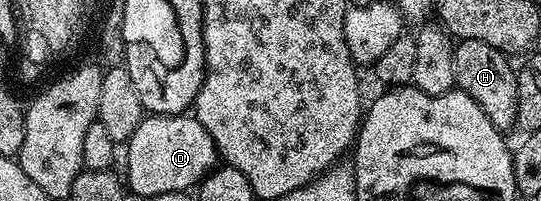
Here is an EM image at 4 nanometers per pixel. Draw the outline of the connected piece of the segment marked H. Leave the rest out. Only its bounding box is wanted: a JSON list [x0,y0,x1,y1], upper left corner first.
[453,39,517,133]

